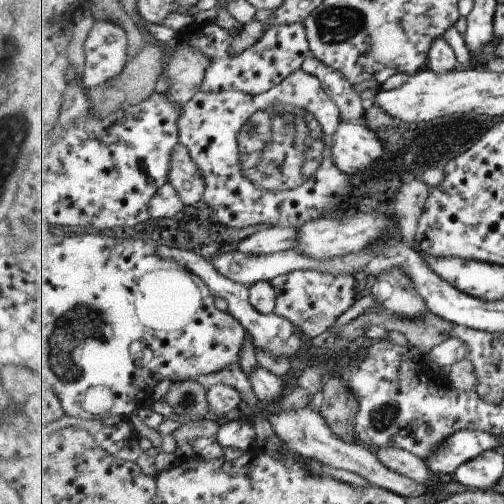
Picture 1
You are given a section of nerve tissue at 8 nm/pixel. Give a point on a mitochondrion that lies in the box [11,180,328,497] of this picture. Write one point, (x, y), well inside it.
(71, 365)

